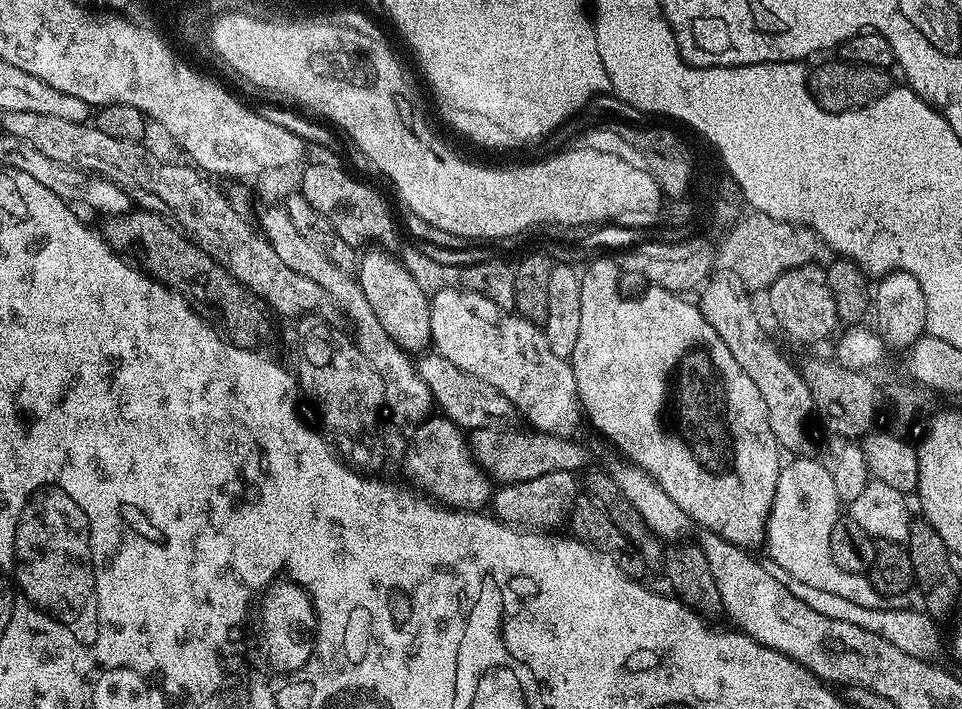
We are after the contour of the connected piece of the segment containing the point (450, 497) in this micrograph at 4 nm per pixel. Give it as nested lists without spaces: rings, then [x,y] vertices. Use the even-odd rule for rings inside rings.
[[[428,418],[411,433],[408,449],[405,451],[403,471],[413,476],[420,484],[425,484],[432,492],[437,492],[441,501],[454,508],[480,510],[484,503],[494,496],[494,481],[481,467],[473,455],[472,446],[465,429],[453,420]]]

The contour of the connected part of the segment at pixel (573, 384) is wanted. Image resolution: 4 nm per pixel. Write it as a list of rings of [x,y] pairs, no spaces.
[[[456,288],[431,293],[430,330],[435,351],[502,390],[533,429],[571,437],[586,416],[571,363],[550,350],[541,325],[519,314],[498,314],[496,303],[481,292]]]

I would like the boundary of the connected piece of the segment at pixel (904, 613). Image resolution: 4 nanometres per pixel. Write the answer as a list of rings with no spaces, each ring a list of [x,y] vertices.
[[[805,583],[797,585],[796,593],[804,605],[810,606],[811,609],[818,611],[820,614],[825,614],[826,617],[862,626],[863,629],[886,638],[888,642],[919,660],[932,662],[937,659],[936,655],[940,652],[940,628],[936,624],[939,623],[929,616],[927,611],[921,610],[919,607],[917,607],[918,609],[915,606],[907,608],[864,607],[858,603],[850,602],[848,599],[829,594],[826,590],[815,589],[814,586]]]

